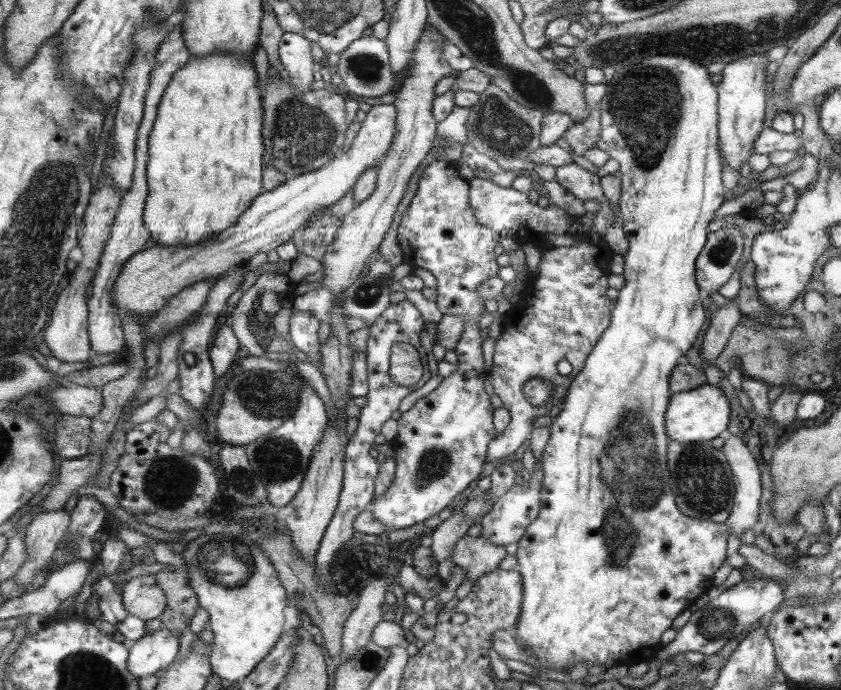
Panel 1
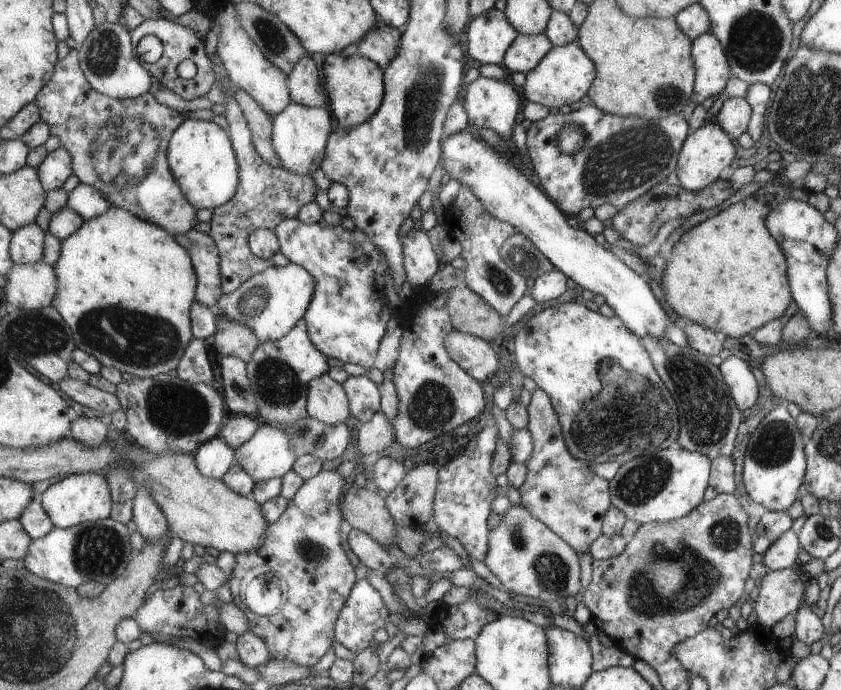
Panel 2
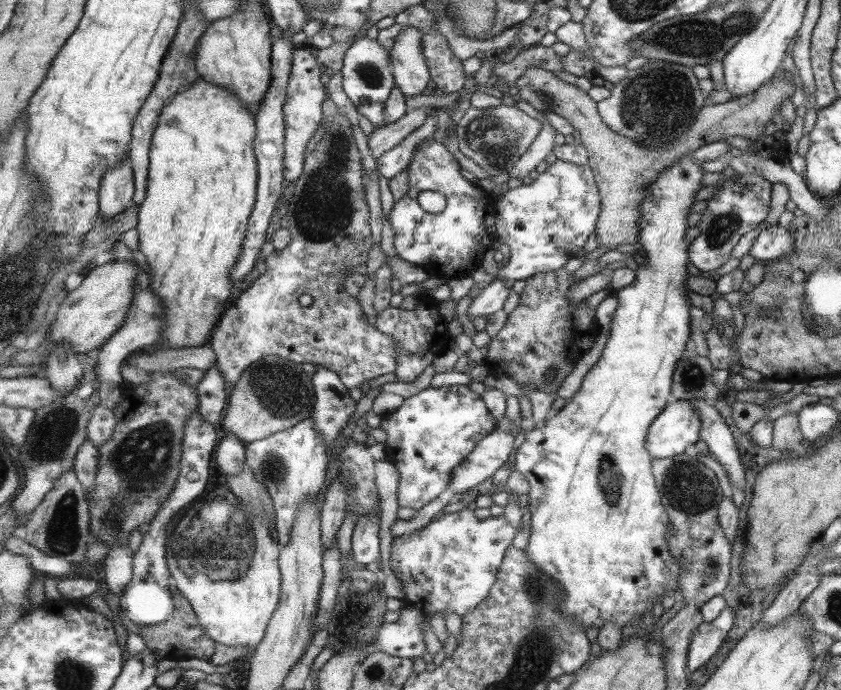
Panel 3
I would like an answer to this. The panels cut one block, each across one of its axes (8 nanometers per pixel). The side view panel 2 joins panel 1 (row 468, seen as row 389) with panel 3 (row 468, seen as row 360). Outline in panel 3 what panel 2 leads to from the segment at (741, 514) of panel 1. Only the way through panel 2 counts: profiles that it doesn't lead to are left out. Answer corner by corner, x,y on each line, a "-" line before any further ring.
704,398
690,400
693,407
701,414
703,430
701,437
708,445
709,452
718,458
718,462
726,472
729,483
734,488
744,489
745,466
737,449
737,442
717,408

